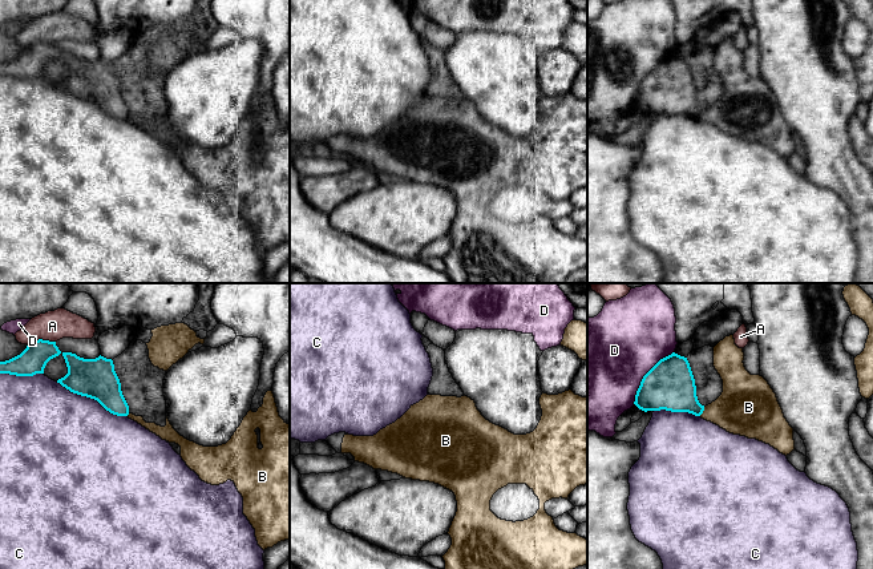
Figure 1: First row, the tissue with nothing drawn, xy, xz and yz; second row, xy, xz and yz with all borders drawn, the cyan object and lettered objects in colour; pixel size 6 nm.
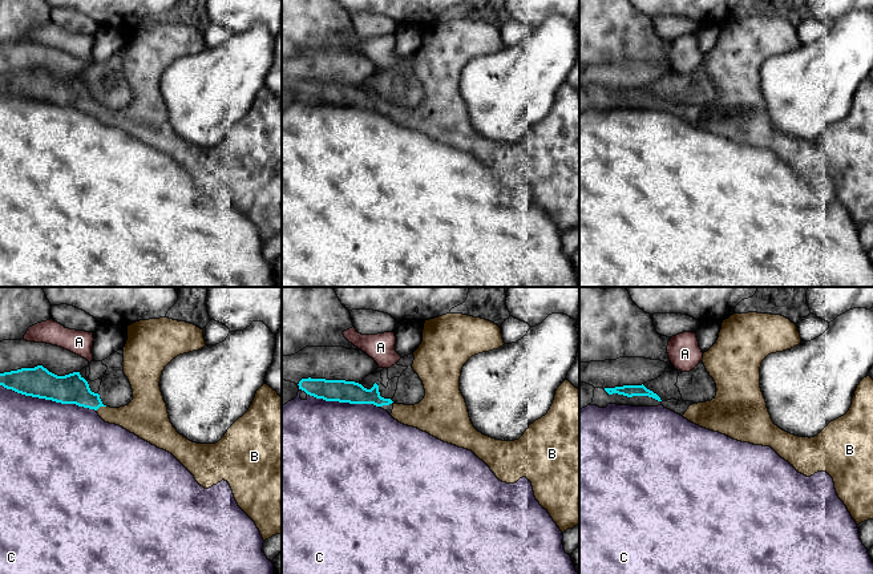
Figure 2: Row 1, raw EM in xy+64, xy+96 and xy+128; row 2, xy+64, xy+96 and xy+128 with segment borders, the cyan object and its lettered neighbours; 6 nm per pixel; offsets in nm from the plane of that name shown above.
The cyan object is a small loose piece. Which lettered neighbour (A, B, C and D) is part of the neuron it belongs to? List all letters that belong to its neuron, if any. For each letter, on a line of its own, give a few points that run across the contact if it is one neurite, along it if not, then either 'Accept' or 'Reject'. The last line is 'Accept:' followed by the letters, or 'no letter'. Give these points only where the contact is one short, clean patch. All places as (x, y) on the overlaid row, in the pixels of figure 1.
A: Line: xy (55, 341), (35, 339), (28, 344). Reject
B: Line: yz (670, 386), (694, 407), (703, 410), (735, 410), (744, 407). Accept
C: Reject
D: Reject
Accept: B

